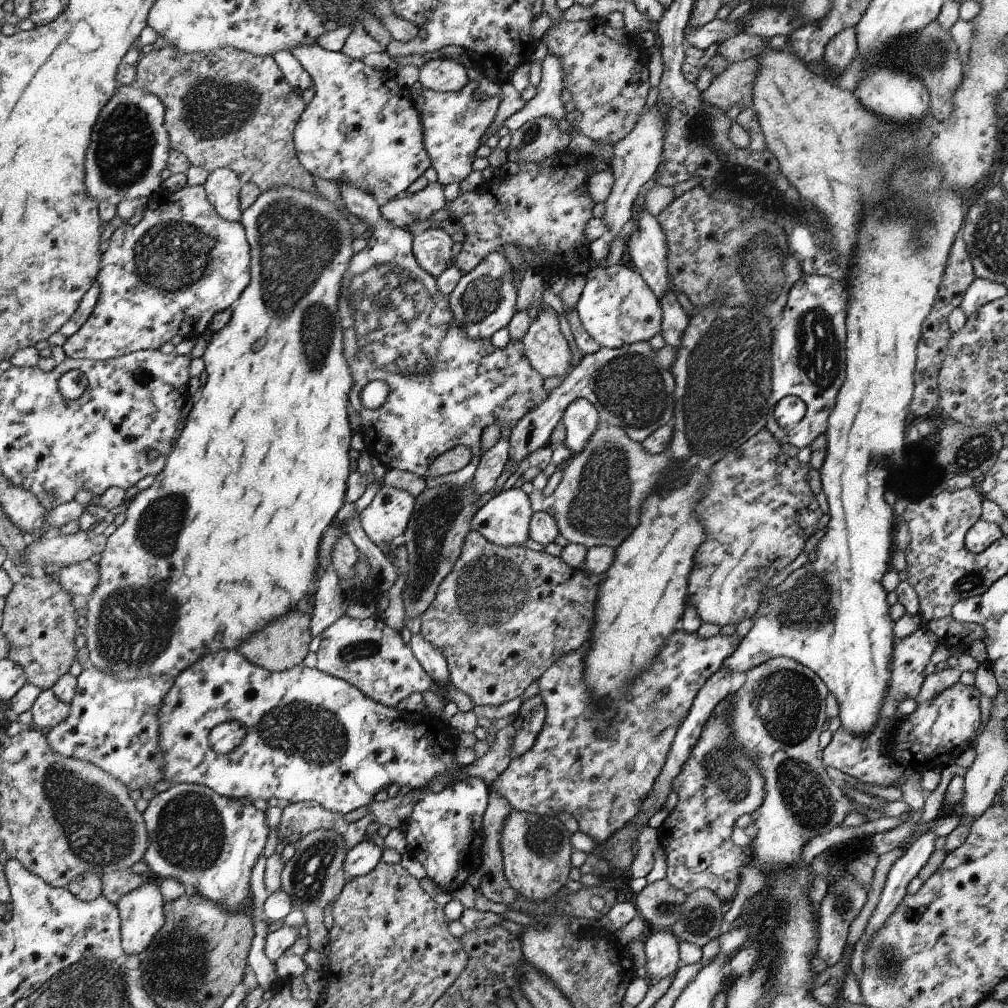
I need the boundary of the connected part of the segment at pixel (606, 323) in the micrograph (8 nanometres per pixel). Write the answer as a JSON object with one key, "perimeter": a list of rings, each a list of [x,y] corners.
{"perimeter":[[[618,263],[610,267],[596,267],[587,273],[586,278],[586,284],[575,309],[583,327],[601,347],[617,349],[632,343],[645,343],[655,334],[660,334],[664,313],[654,291],[644,282],[638,271]]]}

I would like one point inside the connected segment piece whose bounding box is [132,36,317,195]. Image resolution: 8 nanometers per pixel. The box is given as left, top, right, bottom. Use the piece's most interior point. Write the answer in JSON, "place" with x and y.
{"place":[229,108]}

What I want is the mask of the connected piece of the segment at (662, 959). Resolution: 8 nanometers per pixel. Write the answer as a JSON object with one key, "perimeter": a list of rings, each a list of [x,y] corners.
{"perimeter":[[[649,930],[644,944],[647,972],[656,984],[678,968],[679,939],[670,930]]]}

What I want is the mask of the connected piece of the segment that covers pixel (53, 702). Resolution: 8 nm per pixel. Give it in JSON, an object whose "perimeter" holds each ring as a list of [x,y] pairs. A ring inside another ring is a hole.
{"perimeter":[[[52,689],[43,690],[30,710],[32,727],[45,731],[53,729],[68,716],[70,709],[71,703],[61,701]]]}

